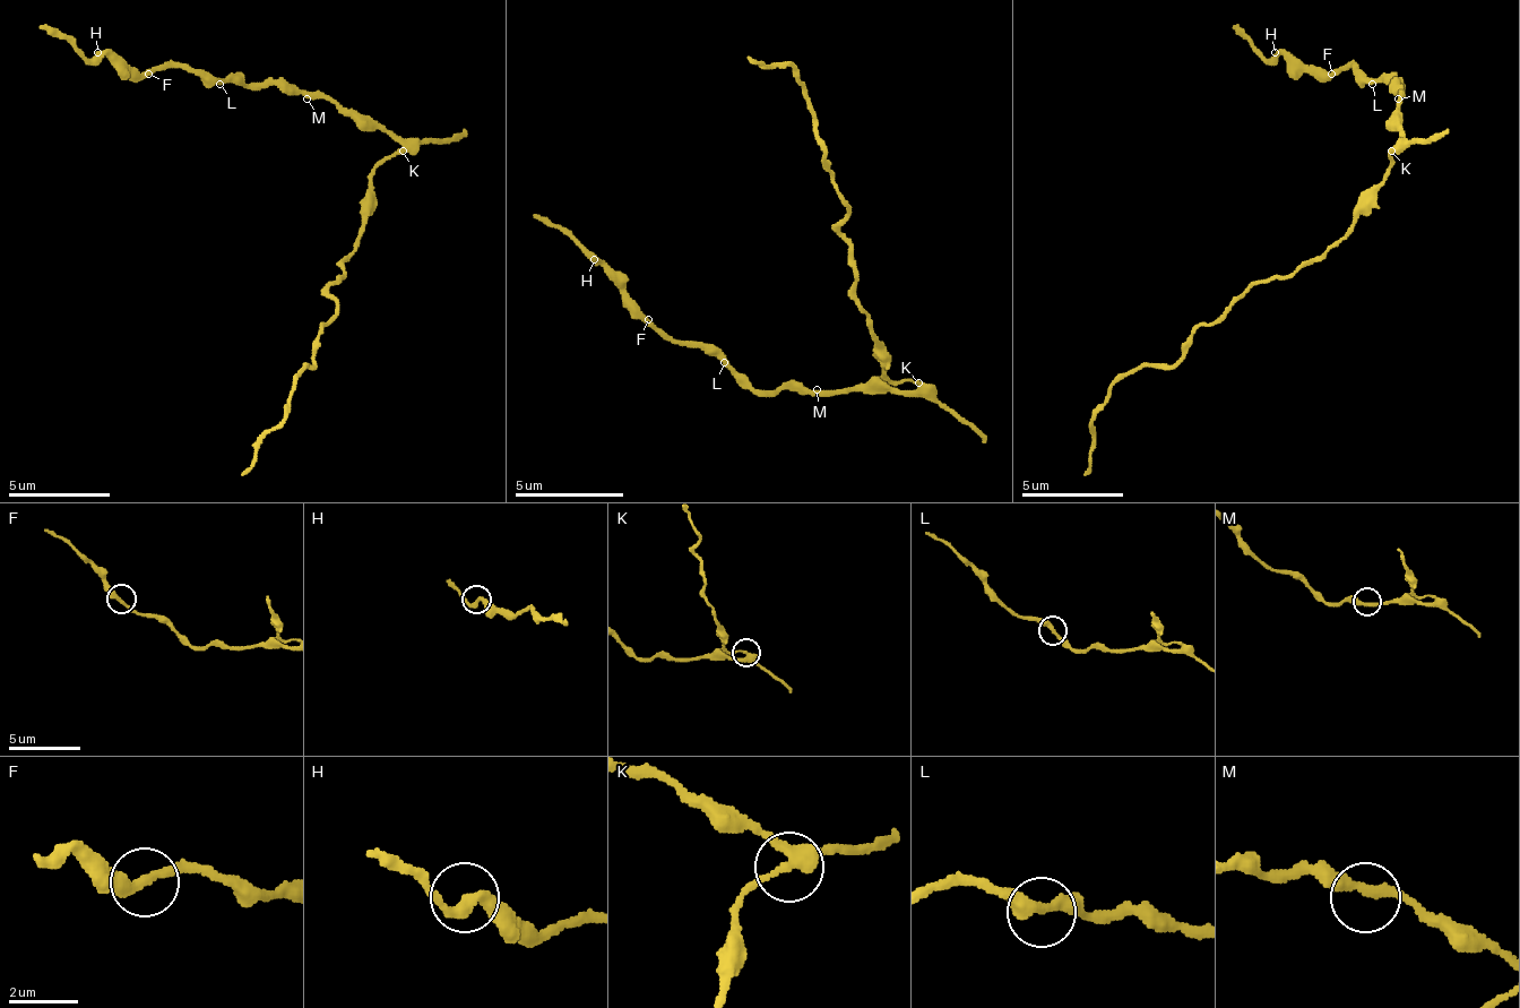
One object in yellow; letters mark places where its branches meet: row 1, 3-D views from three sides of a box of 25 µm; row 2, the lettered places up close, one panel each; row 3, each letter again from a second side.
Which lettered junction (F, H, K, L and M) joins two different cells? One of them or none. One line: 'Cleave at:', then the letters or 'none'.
Cleave at: K

